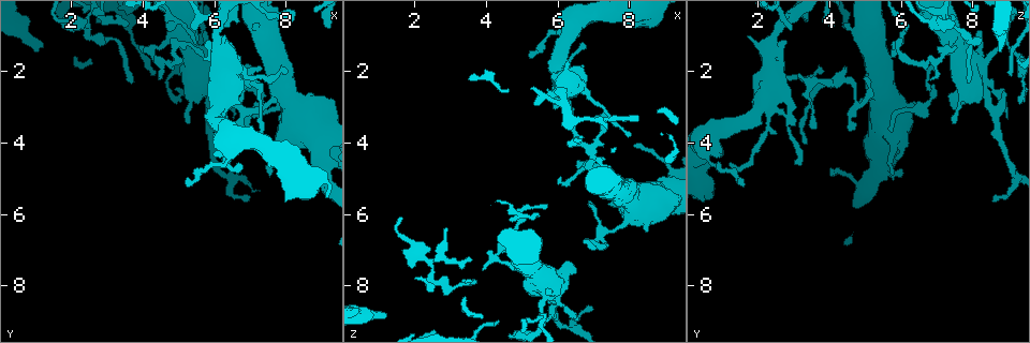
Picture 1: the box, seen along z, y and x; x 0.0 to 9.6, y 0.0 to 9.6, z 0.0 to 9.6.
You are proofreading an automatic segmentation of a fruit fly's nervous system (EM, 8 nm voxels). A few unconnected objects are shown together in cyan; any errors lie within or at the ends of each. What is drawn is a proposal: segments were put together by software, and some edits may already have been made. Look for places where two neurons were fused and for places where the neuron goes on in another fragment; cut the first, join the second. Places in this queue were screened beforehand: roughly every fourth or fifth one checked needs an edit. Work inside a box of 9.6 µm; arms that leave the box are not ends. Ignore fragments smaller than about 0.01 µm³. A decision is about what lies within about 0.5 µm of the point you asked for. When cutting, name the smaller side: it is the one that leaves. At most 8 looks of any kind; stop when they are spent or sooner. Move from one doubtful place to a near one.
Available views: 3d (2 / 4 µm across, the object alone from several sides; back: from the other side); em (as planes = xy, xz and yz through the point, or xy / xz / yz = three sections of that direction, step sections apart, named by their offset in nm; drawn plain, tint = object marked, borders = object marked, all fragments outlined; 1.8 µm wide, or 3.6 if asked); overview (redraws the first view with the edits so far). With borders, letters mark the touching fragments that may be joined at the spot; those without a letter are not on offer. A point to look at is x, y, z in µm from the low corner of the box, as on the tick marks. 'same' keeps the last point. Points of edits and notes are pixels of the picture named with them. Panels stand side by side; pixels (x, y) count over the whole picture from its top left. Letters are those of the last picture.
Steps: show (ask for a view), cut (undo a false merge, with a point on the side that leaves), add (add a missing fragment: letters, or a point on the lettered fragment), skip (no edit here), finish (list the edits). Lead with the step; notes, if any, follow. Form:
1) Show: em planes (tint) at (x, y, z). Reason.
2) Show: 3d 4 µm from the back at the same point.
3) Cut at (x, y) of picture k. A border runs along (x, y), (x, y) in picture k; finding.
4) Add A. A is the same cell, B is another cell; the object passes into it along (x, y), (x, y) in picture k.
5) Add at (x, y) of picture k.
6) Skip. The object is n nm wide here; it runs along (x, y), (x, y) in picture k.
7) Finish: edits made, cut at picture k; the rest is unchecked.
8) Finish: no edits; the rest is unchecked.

Show: 3d 2 µm at (2.25, 0.65, 7.20). Looks like a crossing.

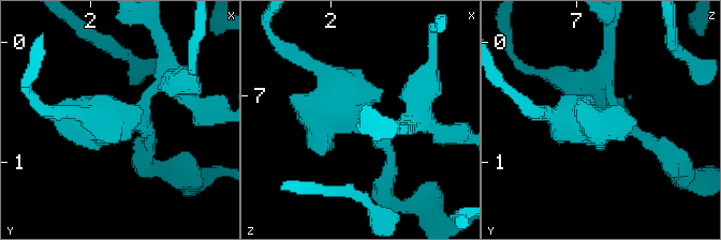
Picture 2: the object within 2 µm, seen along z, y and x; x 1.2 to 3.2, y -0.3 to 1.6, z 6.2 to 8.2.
Show: em planes (plain) at (2.30, 0.64, 7.20). 4 arms meet here; need the tissue.

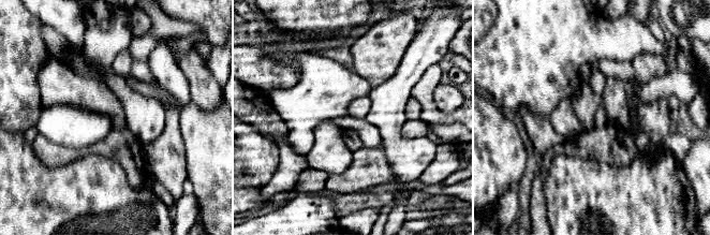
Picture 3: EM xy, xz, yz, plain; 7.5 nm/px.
Show: em planes (borders) at the same point.

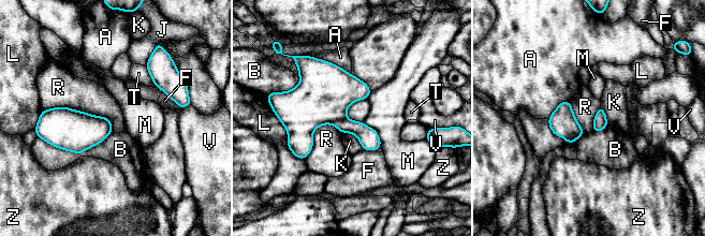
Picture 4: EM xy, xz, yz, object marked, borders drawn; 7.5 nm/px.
Skip. A, B, F, J, K, L, M, R, T, V and Z are other cells; a border runs along (42, 109), (105, 116), (113, 131) in picture 4; one neuron here.

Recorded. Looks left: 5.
Show: em xz step 8 (tint) at (4.30, 1.65, 7.10). Thin neck.

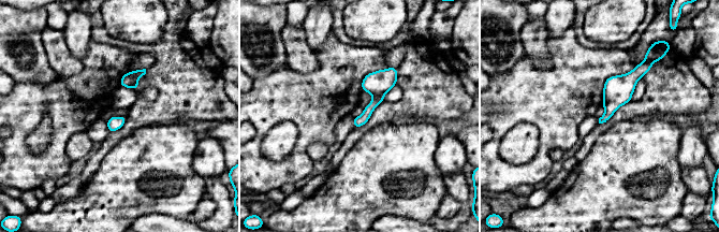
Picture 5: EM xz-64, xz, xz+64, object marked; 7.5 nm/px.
Show: em xy step 8 (borders) at the same point.

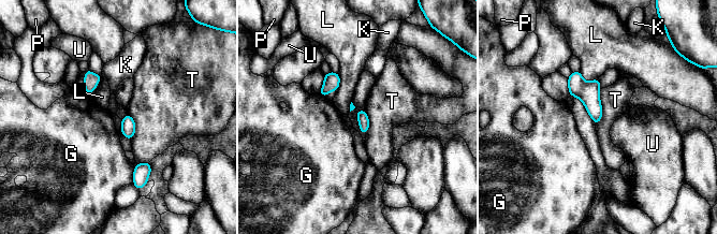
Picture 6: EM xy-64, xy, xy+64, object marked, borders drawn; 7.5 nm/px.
Skip. G, K, L, P, T and U are other cells; all the same neuron.

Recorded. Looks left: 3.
Show: em planes (borders) at (6.45, 3.00, 7.45). Thick end.

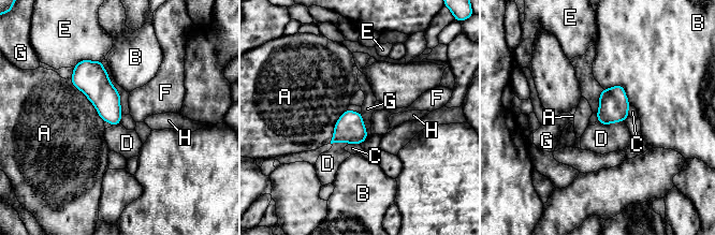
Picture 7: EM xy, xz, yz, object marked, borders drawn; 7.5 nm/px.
Skip. The longest contact is with A, 420 nm; A, B, C, D, E, F, G and H are other cells; no lettered fragment goes on from it.

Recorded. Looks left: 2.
Finish: no edits; the rest is unchecked.

